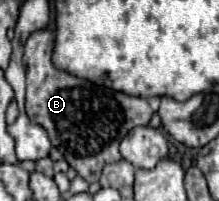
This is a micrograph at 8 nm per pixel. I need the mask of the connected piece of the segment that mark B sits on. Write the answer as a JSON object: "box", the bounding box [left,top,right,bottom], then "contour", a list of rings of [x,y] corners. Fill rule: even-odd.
{"box":[23,30,153,182],"contour":[[[39,30],[25,42],[23,62],[27,68],[27,116],[31,122],[47,130],[51,144],[65,156],[69,166],[75,168],[81,178],[87,182],[99,182],[103,166],[121,160],[119,142],[135,126],[147,126],[153,110],[145,98],[115,92],[57,70],[51,62],[51,52],[53,34],[49,30]]]}

